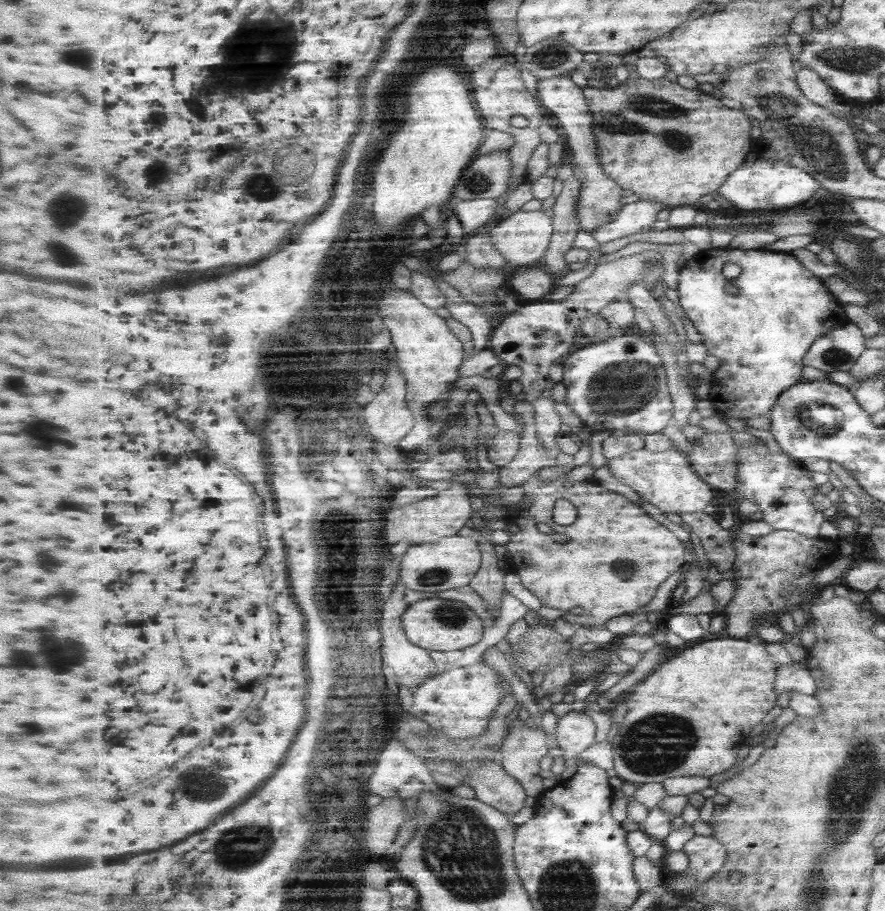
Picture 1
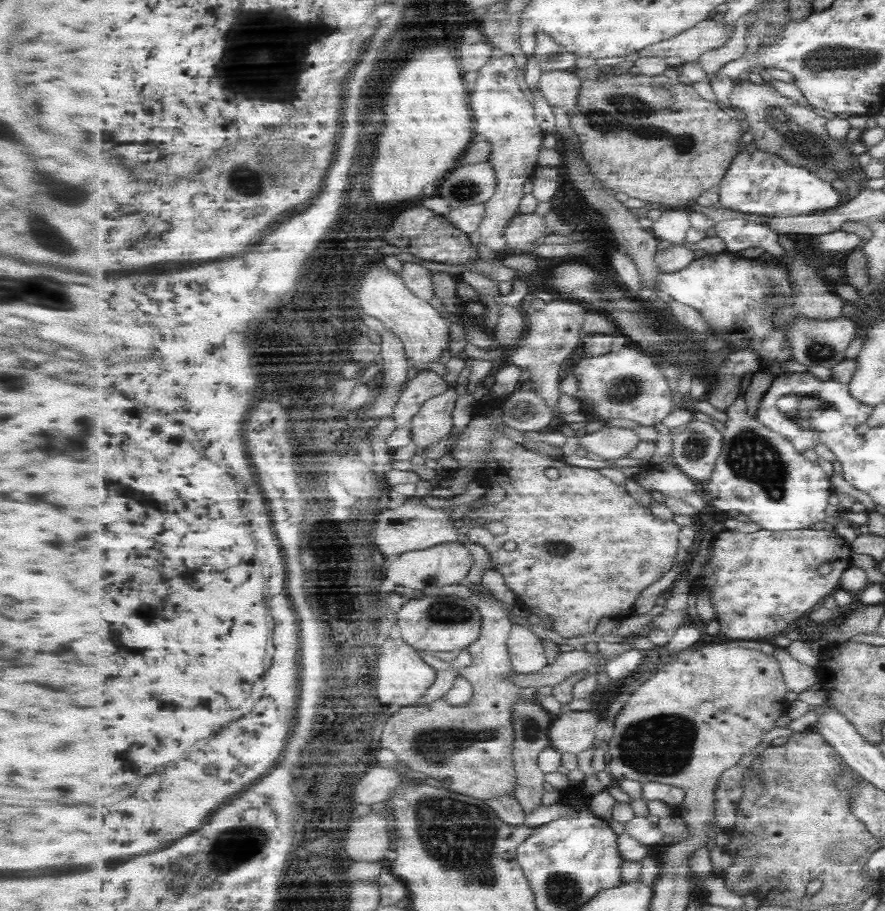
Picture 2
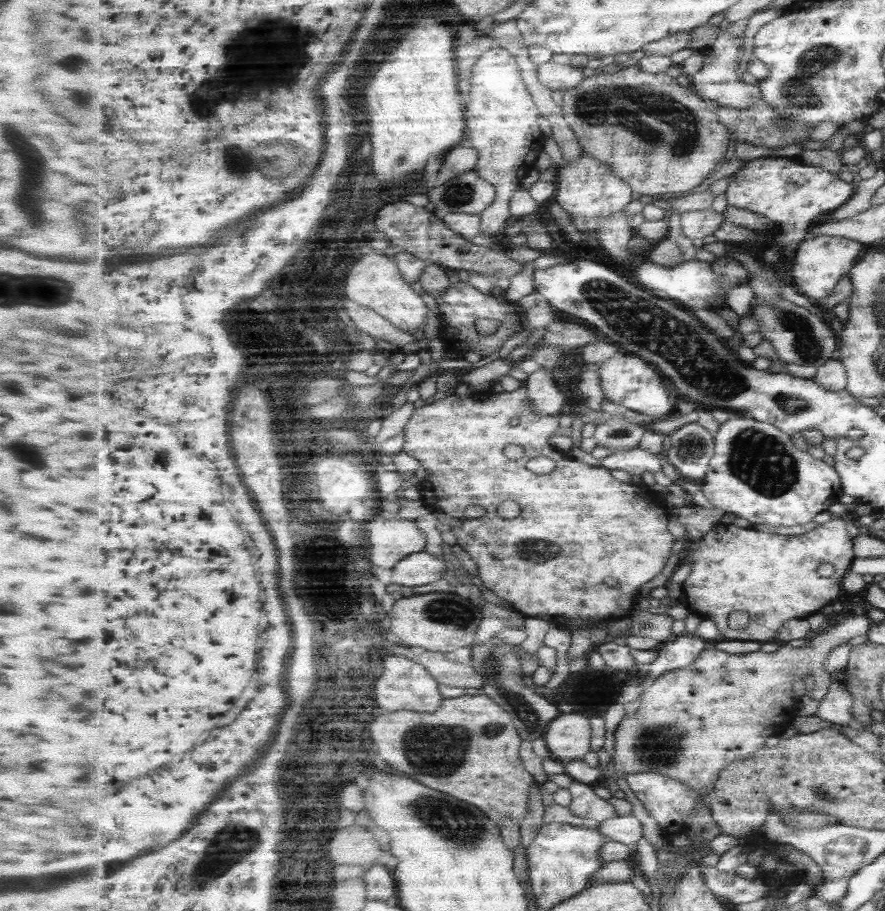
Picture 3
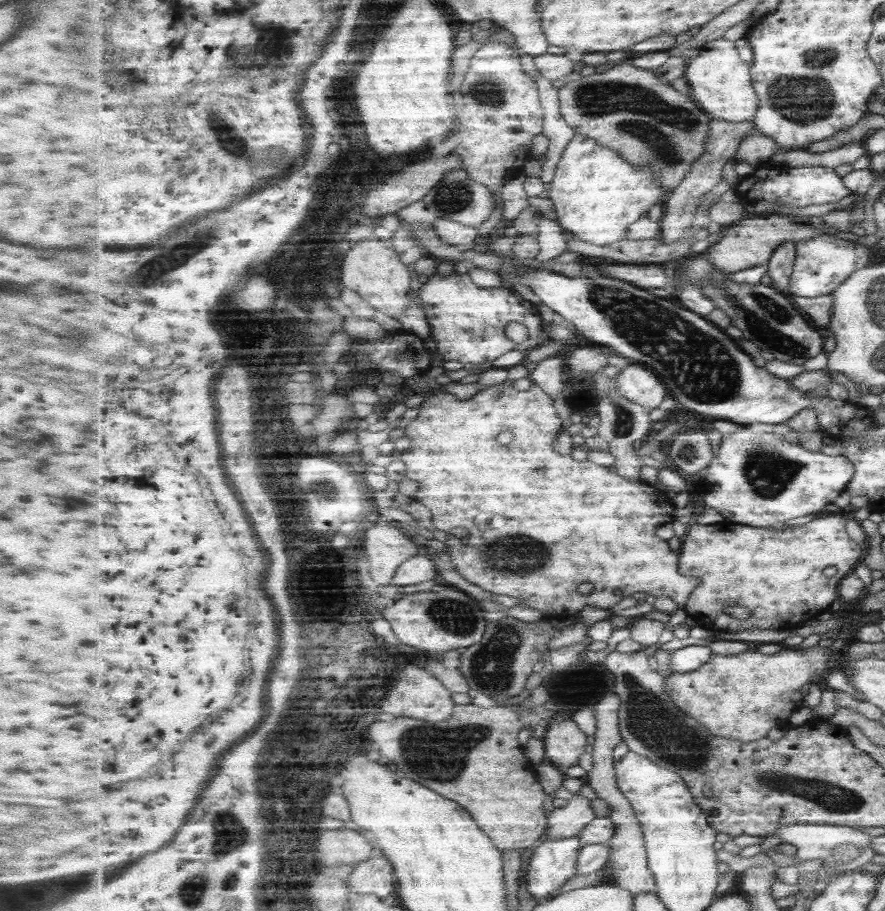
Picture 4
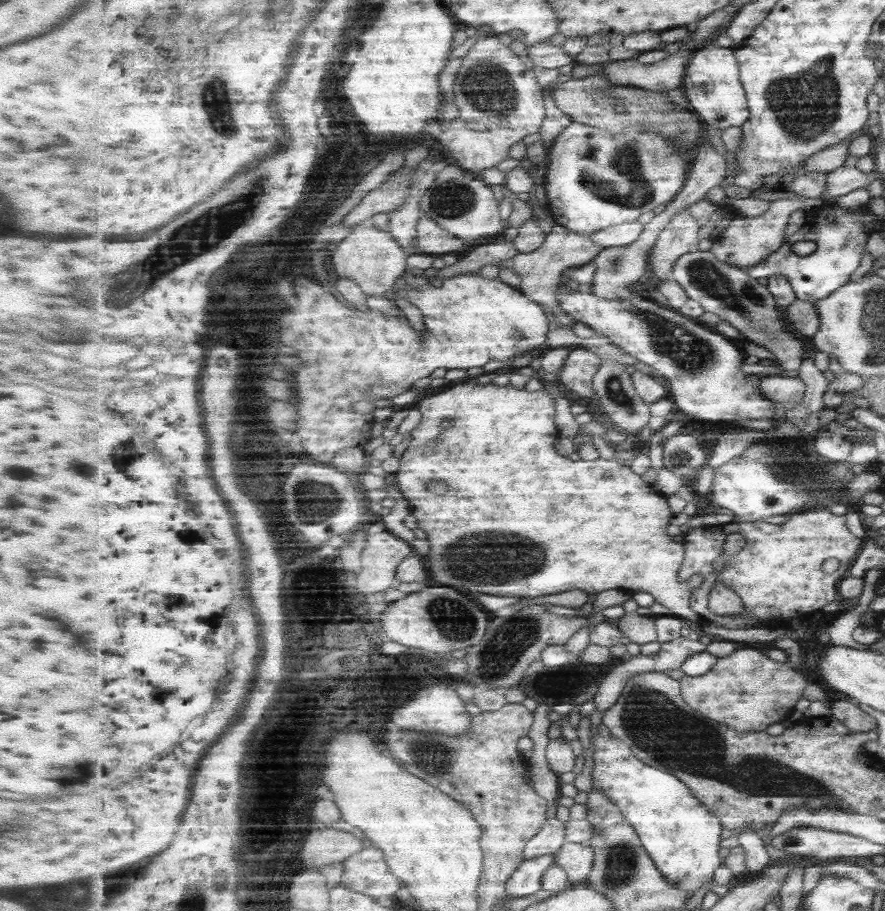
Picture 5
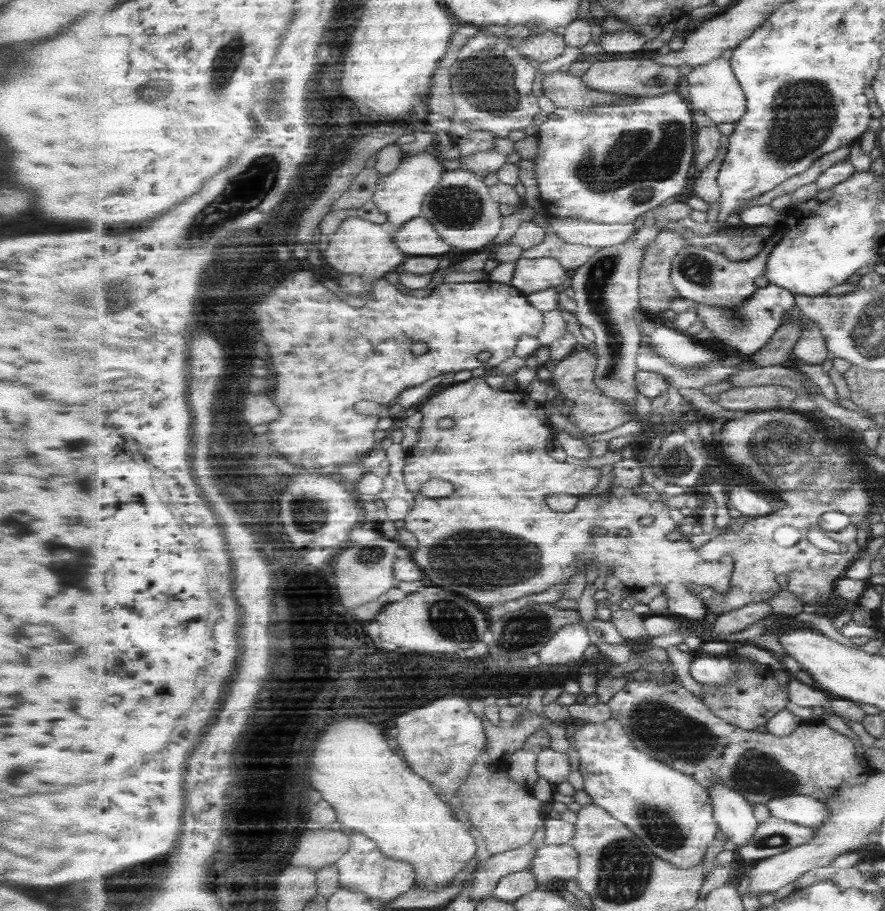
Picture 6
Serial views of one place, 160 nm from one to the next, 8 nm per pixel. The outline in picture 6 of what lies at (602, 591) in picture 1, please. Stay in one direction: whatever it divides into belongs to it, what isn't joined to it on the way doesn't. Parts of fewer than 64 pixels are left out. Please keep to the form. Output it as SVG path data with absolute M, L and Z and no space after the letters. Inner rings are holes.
M485 376L451 384L438 395L423 401L419 410L424 416L418 428L419 440L417 446L409 449L404 470L407 489L419 492L429 478L441 478L455 484L455 494L451 498L437 500L417 494L415 508L407 516L404 526L418 538L418 542L421 540L421 550L415 550L415 556L411 556L415 563L425 570L433 585L461 594L480 606L496 606L509 600L521 602L528 595L545 592L554 584L571 580L578 572L584 572L586 562L595 562L598 576L604 580L615 576L629 589L663 586L662 594L667 598L669 615L692 620L705 619L707 607L702 597L691 591L691 585L698 587L707 584L719 594L727 594L735 566L731 556L706 562L687 539L669 540L669 534L678 530L679 526L671 518L672 508L660 499L653 502L643 500L635 490L613 485L589 498L587 494L599 486L601 468L572 465L566 460L558 462L547 454L549 442L557 440L557 436L543 405L544 401L535 400L529 392L520 389L513 392L495 390L485 382ZM441 418L453 419L455 428L451 432L443 432L439 428ZM559 492L581 498L573 512L563 514L549 508L545 502L547 496ZM593 530L601 530L601 534L593 536ZM619 530L629 530L628 536L619 536Z

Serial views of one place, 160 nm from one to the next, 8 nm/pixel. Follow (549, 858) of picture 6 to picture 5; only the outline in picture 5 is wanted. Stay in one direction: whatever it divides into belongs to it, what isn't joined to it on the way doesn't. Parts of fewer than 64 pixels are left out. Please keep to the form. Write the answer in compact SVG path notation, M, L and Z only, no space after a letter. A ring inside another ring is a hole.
M565 843L556 854L556 864L563 867L571 884L585 881L593 870L594 848L585 843Z

